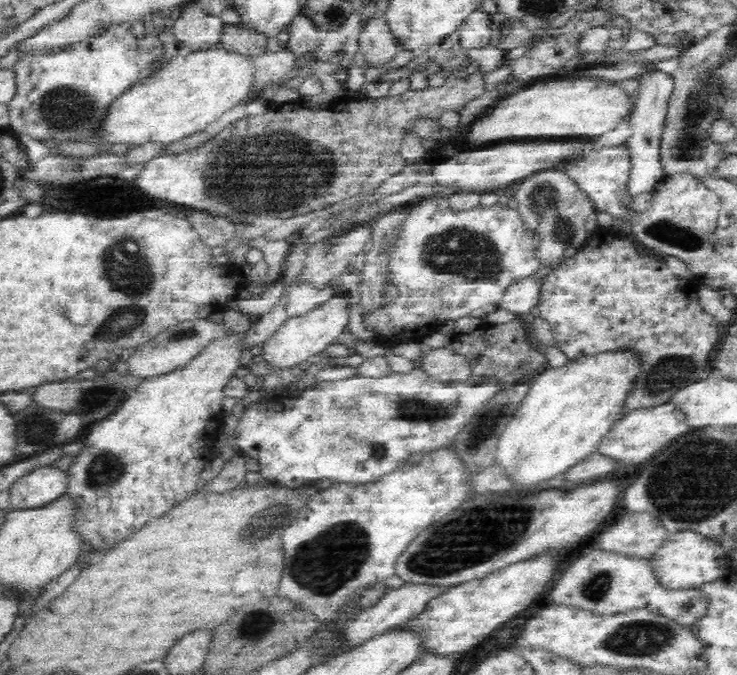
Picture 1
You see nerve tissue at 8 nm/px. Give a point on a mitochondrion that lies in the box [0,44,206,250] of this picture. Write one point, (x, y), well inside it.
(63, 109)

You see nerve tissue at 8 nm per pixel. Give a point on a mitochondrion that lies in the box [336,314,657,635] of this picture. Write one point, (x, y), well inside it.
(486, 531)

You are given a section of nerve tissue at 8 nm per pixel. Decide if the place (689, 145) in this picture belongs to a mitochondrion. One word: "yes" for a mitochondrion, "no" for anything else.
yes

